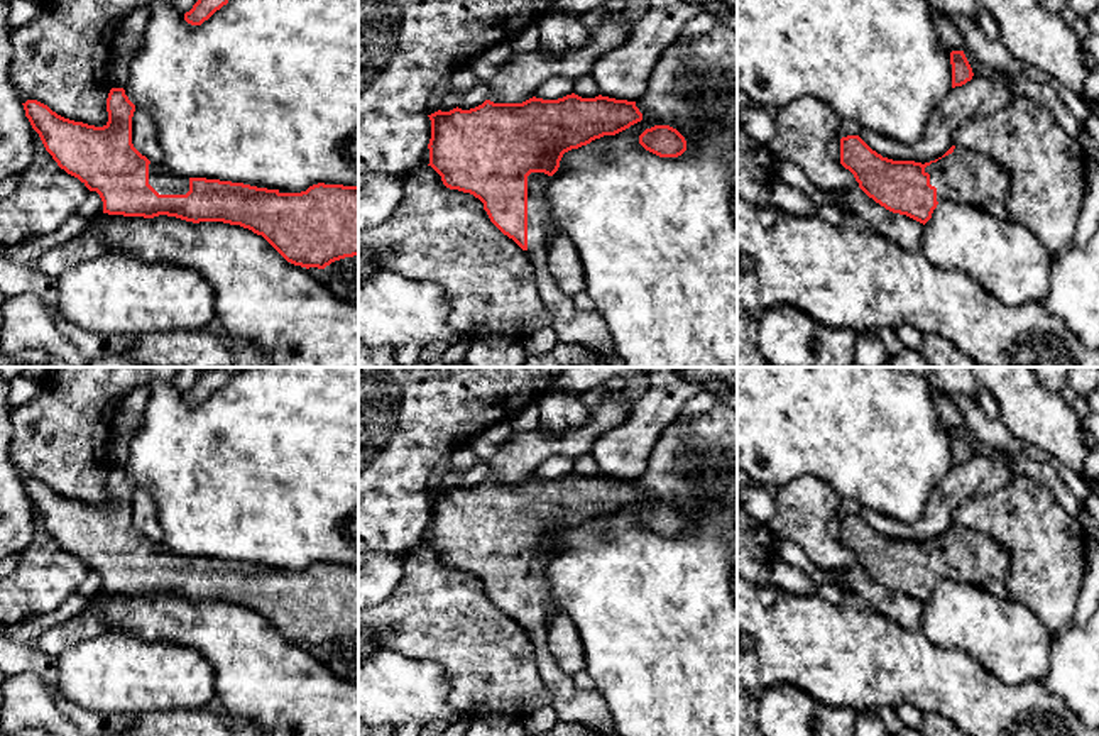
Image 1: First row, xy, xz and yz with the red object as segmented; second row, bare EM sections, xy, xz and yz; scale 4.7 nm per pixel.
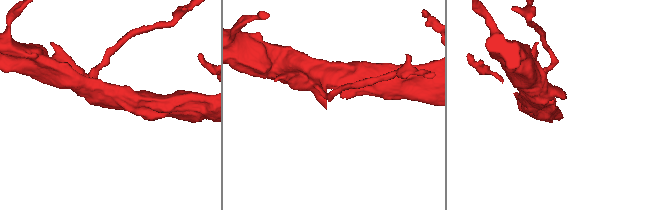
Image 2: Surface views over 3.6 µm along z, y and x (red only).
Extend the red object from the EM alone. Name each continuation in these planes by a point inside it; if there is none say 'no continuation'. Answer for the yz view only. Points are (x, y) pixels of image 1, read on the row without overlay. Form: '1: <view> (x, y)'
1: yz (962, 555)

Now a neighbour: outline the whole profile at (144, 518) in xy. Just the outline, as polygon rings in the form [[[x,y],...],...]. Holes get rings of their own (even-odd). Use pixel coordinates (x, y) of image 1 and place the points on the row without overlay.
[[[135,487],[132,496],[132,523],[150,541],[164,545],[164,530],[154,509],[152,497]]]

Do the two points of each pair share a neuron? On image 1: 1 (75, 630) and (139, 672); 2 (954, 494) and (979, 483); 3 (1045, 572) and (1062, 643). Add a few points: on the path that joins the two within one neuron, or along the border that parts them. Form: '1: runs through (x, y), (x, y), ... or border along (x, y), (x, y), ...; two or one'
1: border along (110, 630), (71, 645), (58, 657); two
2: runs through (961, 488), (966, 483), (973, 483); one
3: border along (1071, 623), (1050, 631); two

